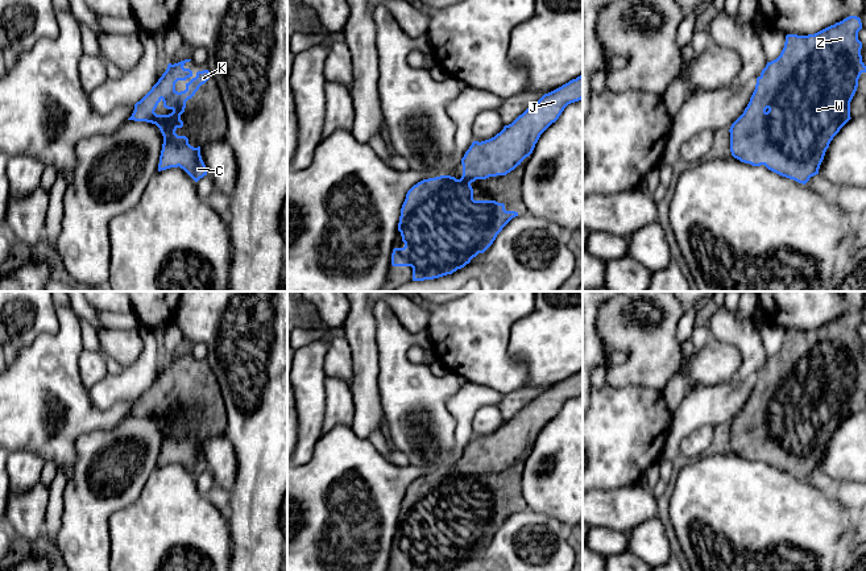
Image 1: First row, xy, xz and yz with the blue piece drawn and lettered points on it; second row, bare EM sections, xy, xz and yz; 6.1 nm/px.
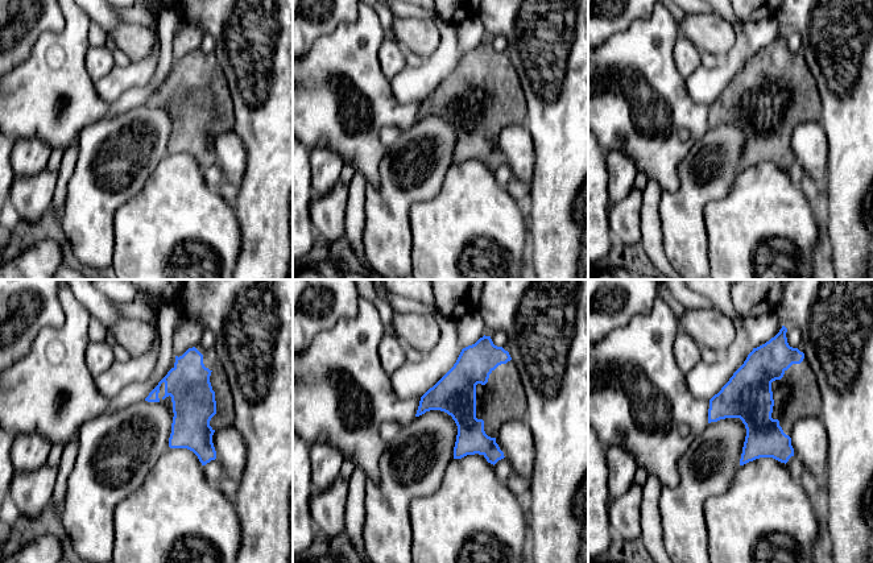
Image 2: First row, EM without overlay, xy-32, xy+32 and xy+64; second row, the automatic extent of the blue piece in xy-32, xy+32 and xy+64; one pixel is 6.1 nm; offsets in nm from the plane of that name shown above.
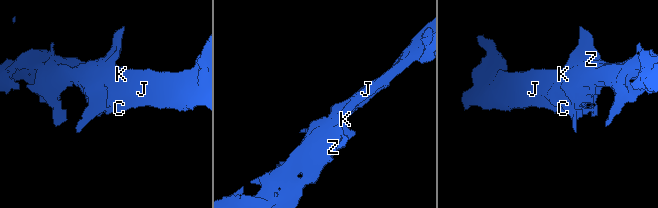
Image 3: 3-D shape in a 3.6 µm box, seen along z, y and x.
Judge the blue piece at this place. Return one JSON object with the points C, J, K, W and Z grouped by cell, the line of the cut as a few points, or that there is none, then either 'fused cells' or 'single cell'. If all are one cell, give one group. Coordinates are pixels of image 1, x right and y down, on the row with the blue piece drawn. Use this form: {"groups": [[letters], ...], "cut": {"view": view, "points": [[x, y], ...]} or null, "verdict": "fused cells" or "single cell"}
{"groups": [["C", "J", "K", "W", "Z"]], "cut": null, "verdict": "single cell"}

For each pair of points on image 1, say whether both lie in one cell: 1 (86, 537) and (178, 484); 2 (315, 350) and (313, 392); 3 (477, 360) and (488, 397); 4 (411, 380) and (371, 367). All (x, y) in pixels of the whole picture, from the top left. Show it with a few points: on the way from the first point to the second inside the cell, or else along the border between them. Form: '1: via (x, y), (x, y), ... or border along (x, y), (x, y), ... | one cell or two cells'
1: border along (132, 504), (117, 509), (108, 520), (110, 554) | two cells
2: via (313, 360), (313, 381) | one cell
3: border along (468, 380), (492, 387), (502, 394) | two cells
4: border along (375, 339), (378, 360), (378, 396), (381, 400) | two cells

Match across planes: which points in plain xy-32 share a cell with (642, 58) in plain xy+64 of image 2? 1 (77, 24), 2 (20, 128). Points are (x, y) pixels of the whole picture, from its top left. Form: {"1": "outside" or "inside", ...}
{"1": "inside", "2": "inside"}

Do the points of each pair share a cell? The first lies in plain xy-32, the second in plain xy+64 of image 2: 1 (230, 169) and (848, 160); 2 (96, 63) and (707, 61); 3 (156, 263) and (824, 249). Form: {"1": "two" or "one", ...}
{"1": "two", "2": "two", "3": "two"}

